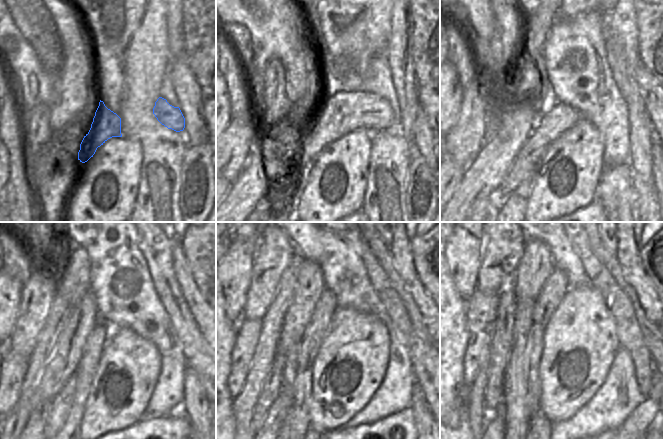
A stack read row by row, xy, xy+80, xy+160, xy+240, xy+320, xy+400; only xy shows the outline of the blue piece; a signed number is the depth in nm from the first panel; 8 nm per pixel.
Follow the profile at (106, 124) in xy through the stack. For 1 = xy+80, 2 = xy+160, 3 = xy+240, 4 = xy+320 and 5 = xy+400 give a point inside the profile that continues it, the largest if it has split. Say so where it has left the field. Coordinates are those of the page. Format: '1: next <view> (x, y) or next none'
1: next xy+80 (346, 111)
2: next xy+160 (561, 117)
3: next xy+240 (56, 412)
4: next xy+320 (278, 412)
5: next xy+400 (496, 425)

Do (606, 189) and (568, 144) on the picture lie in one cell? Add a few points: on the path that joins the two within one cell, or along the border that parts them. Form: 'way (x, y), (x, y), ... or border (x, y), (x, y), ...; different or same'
border (603, 169), (592, 200); different

